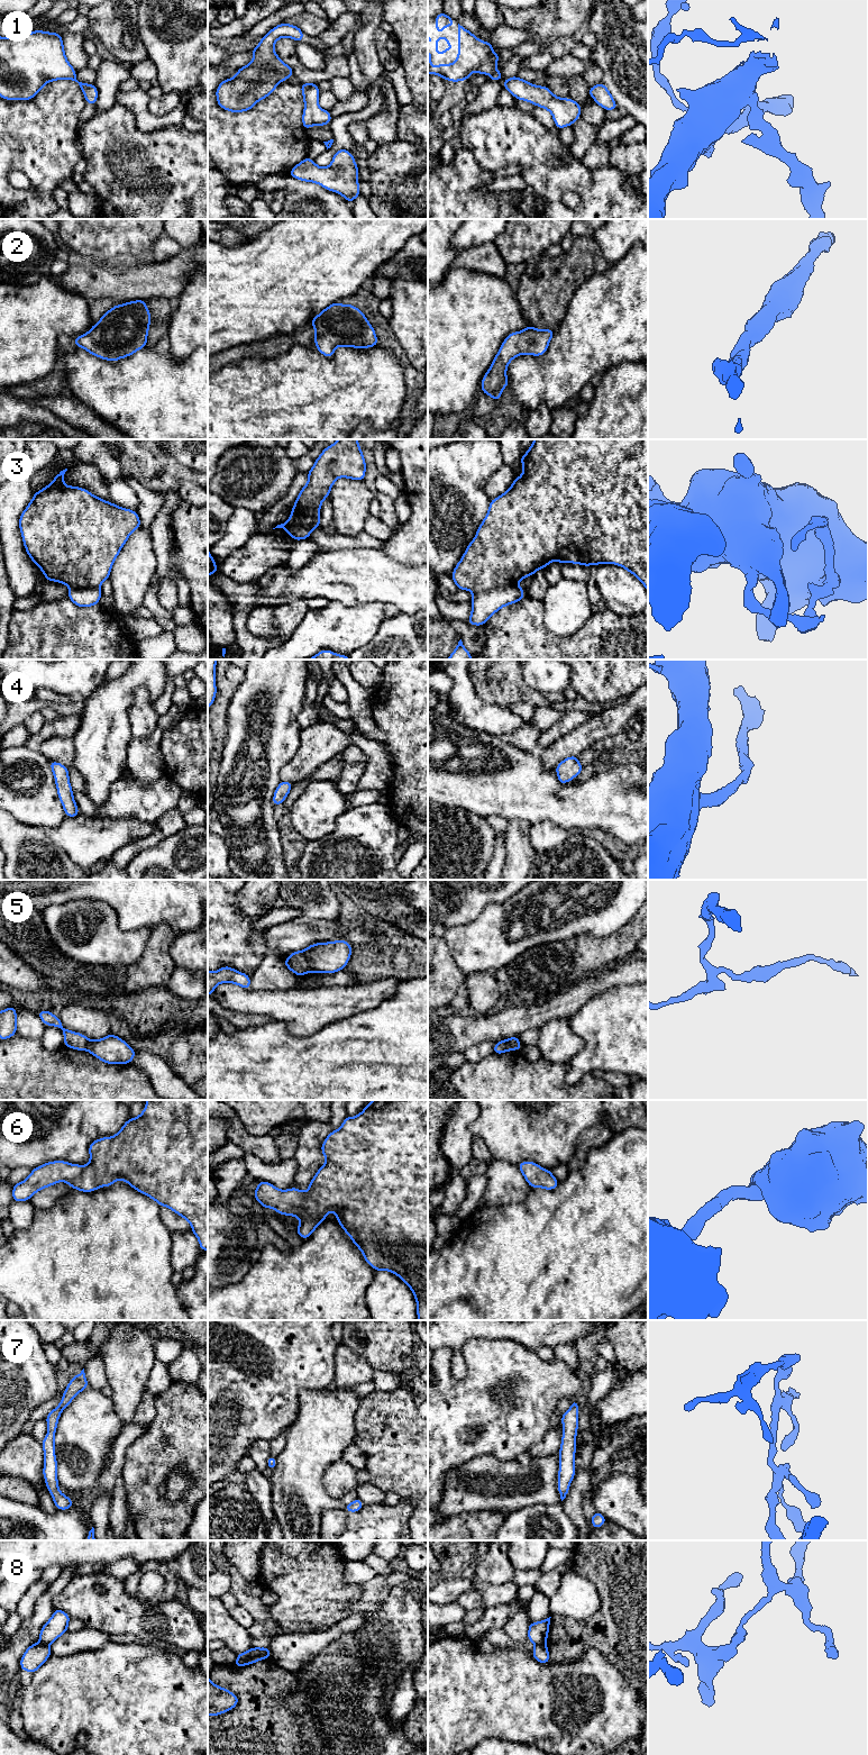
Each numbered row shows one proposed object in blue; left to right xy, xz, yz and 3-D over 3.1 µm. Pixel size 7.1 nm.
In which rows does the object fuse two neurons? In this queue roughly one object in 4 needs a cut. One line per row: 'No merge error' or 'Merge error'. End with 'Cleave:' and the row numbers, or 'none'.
1: No merge error
2: No merge error
3: No merge error
4: No merge error
5: Merge error
6: No merge error
7: No merge error
8: Merge error
Cleave: 5, 8

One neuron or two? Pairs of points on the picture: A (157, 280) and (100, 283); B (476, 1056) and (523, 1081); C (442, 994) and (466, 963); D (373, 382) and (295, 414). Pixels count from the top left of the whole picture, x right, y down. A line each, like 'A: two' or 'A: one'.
A: one
B: two
C: two
D: one

